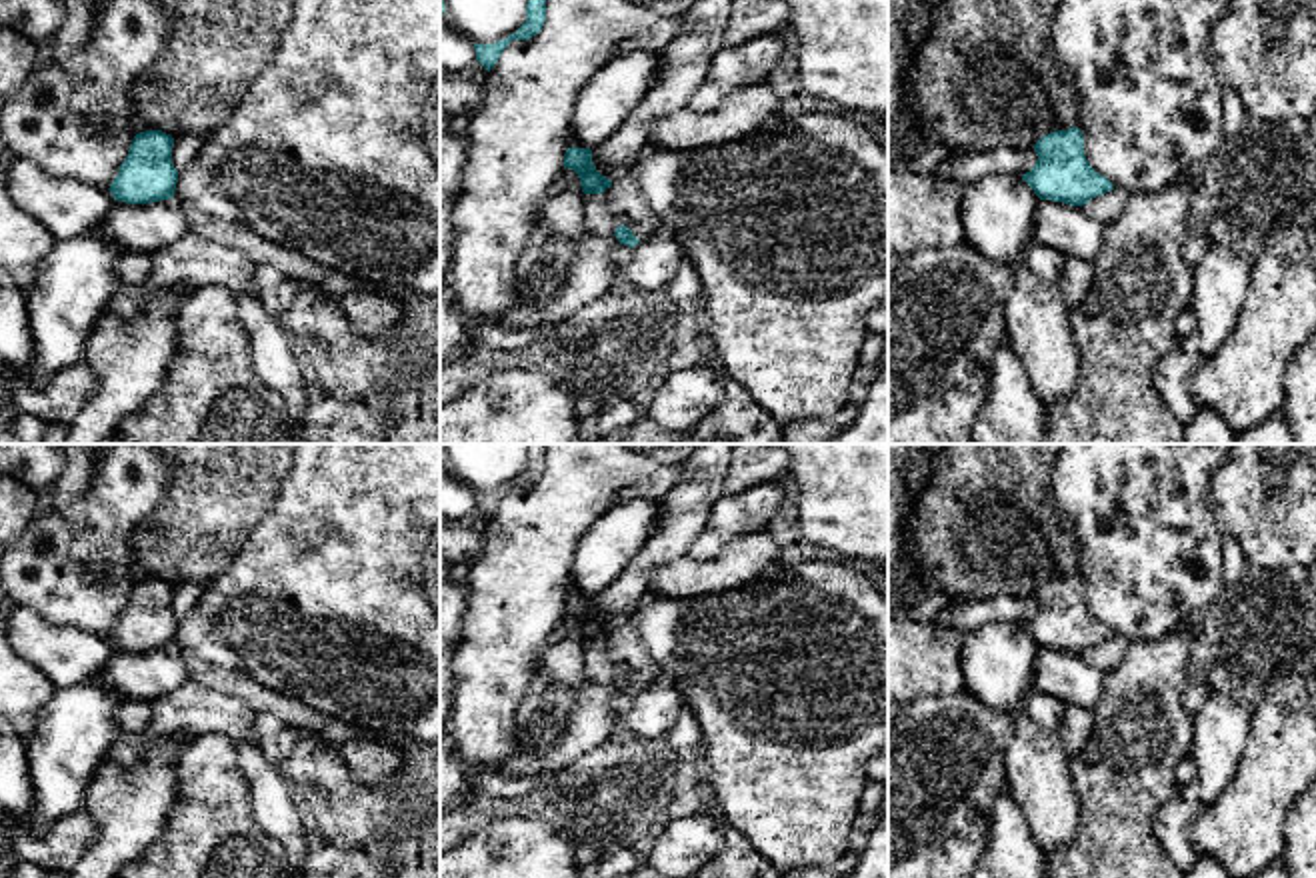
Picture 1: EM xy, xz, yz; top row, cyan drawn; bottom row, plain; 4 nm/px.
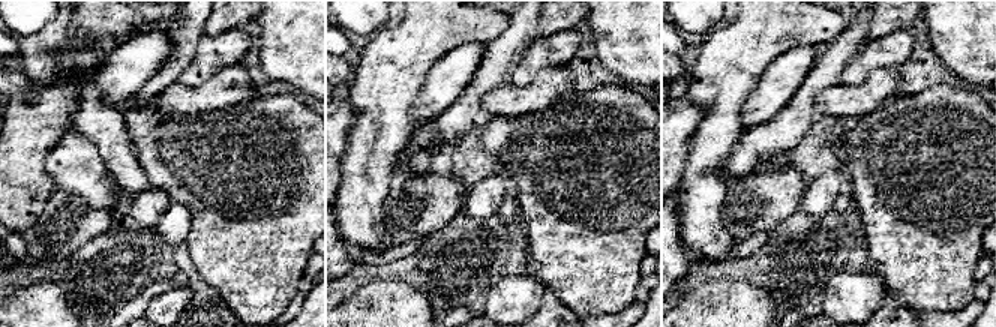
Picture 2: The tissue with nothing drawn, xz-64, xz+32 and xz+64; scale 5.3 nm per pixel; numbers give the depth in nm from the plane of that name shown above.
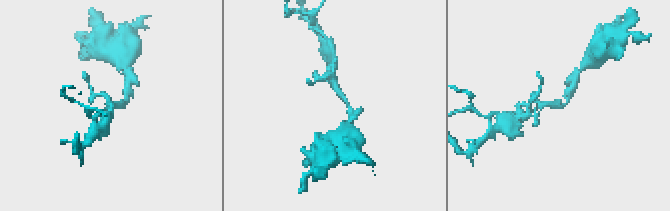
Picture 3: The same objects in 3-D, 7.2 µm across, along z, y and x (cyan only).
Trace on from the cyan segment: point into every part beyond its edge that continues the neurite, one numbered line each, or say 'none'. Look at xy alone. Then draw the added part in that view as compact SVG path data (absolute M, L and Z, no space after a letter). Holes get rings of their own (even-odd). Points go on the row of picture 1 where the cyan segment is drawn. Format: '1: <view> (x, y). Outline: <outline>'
none

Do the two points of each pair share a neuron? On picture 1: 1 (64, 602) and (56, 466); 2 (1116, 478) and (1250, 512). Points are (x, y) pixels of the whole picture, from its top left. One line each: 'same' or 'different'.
1: different
2: different

